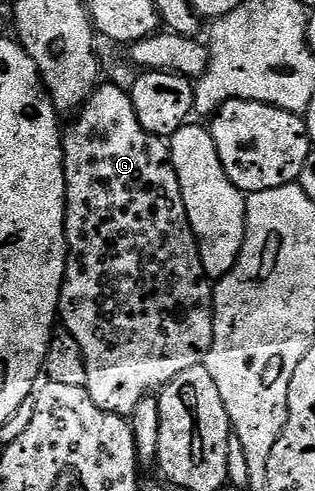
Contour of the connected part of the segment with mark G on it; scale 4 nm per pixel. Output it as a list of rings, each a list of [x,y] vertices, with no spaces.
[[[107,84],[97,85],[92,97],[80,107],[72,123],[67,123],[62,134],[64,143],[64,175],[66,176],[66,216],[64,231],[68,237],[68,263],[64,273],[64,283],[60,293],[59,321],[63,329],[78,340],[82,356],[86,356],[86,384],[90,400],[111,414],[131,416],[138,400],[149,397],[153,392],[167,386],[178,372],[186,368],[205,365],[214,340],[214,320],[212,319],[213,279],[204,273],[200,259],[200,245],[196,243],[196,233],[189,227],[178,176],[172,167],[172,152],[169,143],[157,134],[148,134],[134,112],[134,104],[129,91]]]

